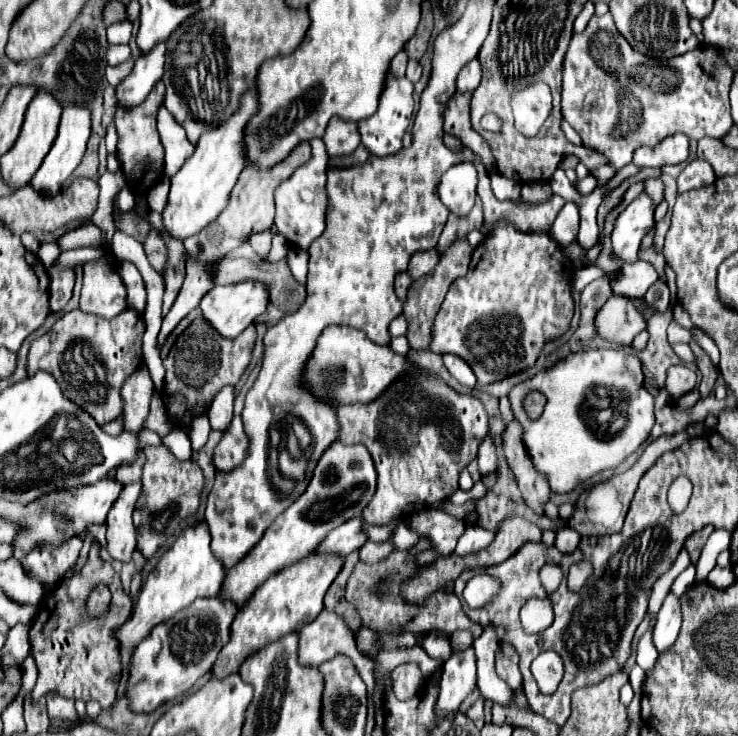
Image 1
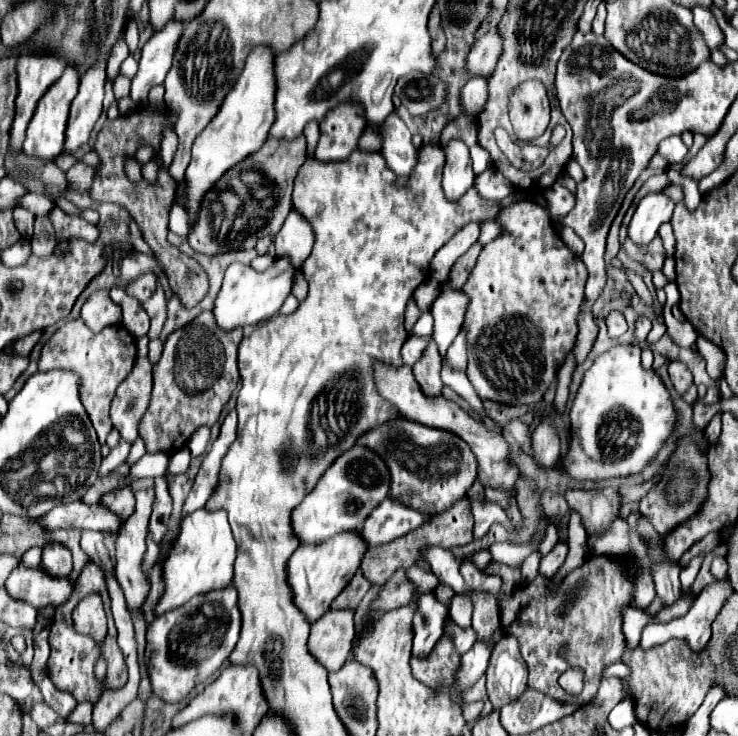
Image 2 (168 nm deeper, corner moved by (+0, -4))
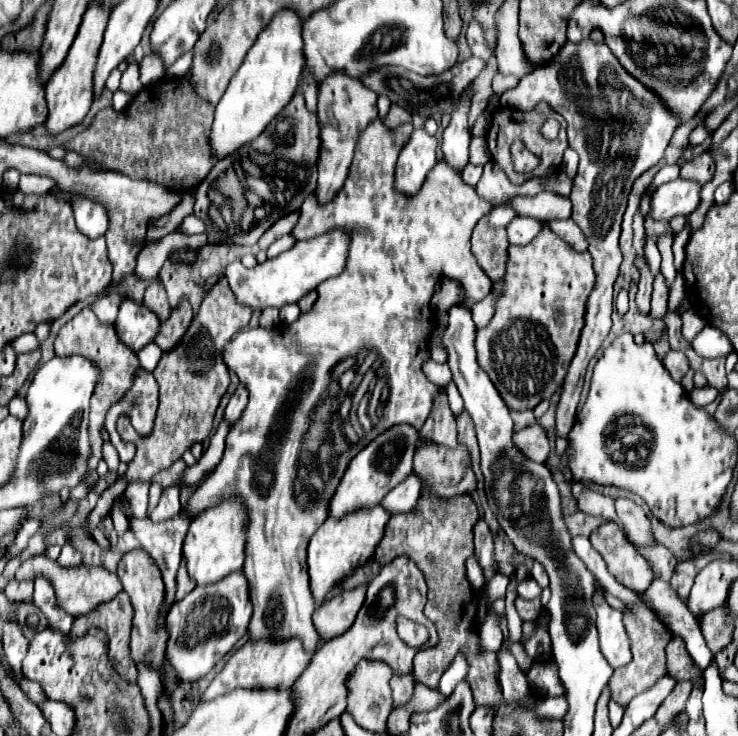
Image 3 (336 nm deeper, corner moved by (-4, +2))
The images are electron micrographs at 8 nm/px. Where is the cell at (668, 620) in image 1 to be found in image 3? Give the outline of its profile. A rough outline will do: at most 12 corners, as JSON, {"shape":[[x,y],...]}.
{"shape":[[616,499],[630,541],[654,547],[650,517],[632,499]]}

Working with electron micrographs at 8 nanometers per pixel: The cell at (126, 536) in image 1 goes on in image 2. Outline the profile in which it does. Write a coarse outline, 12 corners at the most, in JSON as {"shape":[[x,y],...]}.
{"shape":[[154,487],[136,509],[116,535],[116,579],[130,611],[148,595],[142,571]]}

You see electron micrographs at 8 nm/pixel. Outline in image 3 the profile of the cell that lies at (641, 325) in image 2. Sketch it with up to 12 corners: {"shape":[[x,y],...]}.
{"shape":[[636,257],[640,283],[636,305],[640,313],[650,313],[652,273],[646,259]]}

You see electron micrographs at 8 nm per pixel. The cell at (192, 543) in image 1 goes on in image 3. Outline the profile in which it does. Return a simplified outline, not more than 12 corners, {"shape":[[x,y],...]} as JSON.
{"shape":[[242,499],[192,519],[182,555],[196,585],[242,569]]}

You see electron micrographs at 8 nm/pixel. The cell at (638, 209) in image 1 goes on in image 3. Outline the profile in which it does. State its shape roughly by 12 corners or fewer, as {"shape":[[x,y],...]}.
{"shape":[[676,179],[650,197],[648,217],[670,221],[700,203],[700,185]]}

